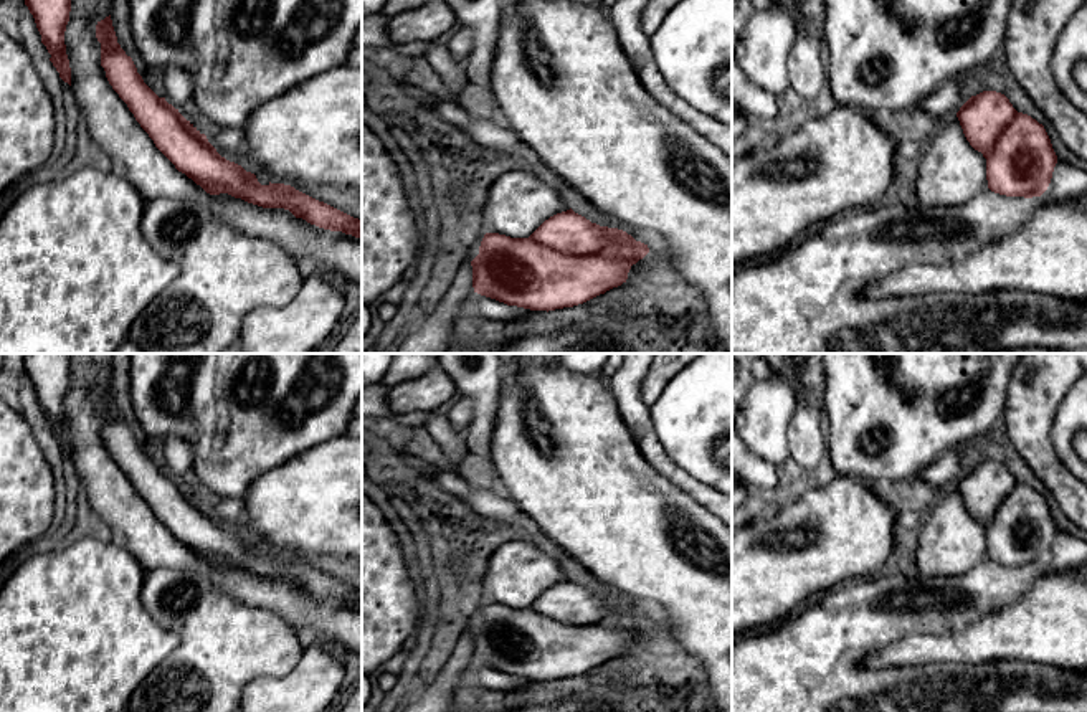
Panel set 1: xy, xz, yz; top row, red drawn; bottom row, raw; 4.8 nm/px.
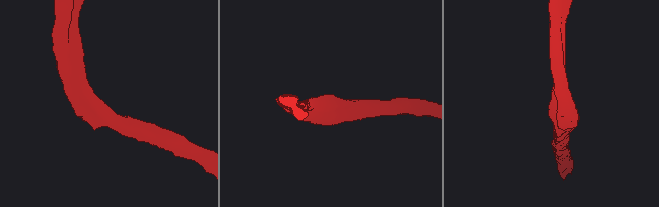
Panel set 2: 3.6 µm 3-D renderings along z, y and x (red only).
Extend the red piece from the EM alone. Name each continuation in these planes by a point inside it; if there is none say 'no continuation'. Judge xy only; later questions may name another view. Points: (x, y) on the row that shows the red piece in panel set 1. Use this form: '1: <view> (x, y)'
1: xy (109, 128)

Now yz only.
1: yz (950, 172)

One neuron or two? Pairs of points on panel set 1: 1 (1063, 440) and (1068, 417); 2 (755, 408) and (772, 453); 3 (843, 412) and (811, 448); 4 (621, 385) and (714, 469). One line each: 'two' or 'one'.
1: one
2: one
3: two
4: two

